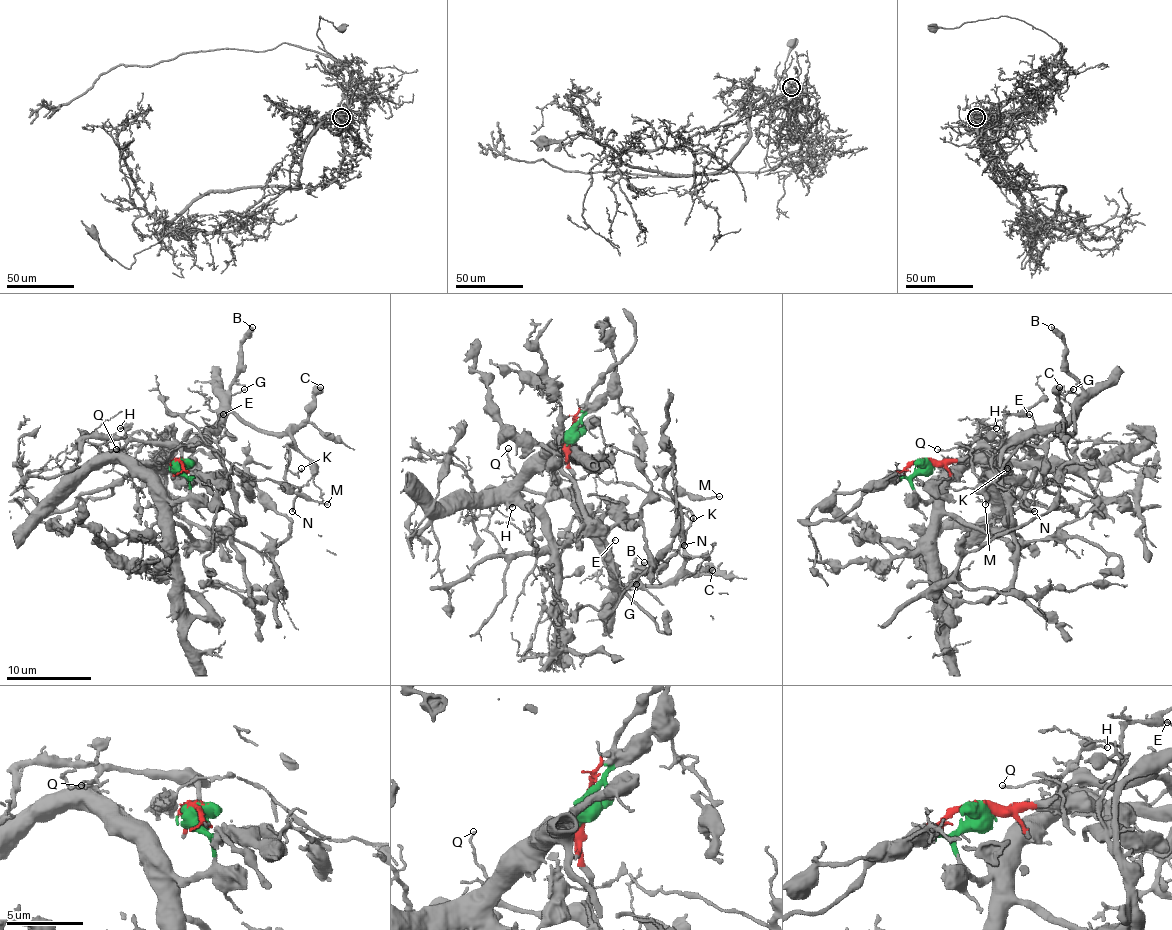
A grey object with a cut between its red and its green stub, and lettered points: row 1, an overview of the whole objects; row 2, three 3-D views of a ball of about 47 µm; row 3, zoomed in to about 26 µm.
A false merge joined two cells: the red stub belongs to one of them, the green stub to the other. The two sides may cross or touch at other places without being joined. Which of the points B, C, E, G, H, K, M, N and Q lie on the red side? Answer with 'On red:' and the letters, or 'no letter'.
On red: B, C, E, G, H, K, M, N, Q

